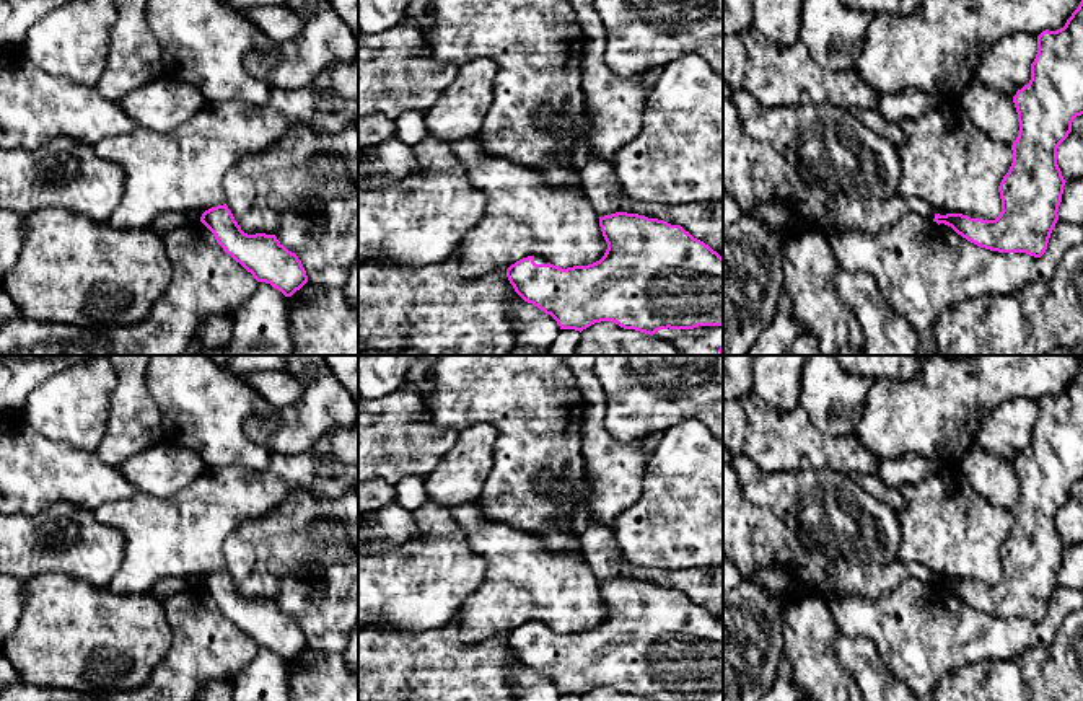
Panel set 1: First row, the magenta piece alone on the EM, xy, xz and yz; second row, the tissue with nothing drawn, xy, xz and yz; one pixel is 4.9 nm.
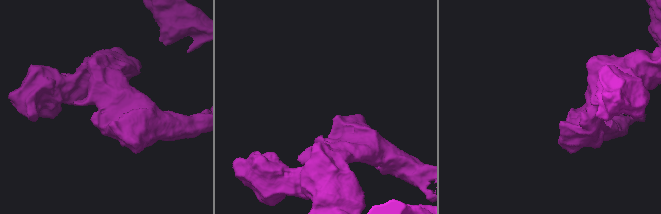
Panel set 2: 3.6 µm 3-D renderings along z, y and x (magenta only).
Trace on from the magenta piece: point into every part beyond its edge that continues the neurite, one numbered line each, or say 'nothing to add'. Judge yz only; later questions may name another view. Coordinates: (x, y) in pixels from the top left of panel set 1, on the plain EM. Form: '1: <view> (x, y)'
nothing to add

